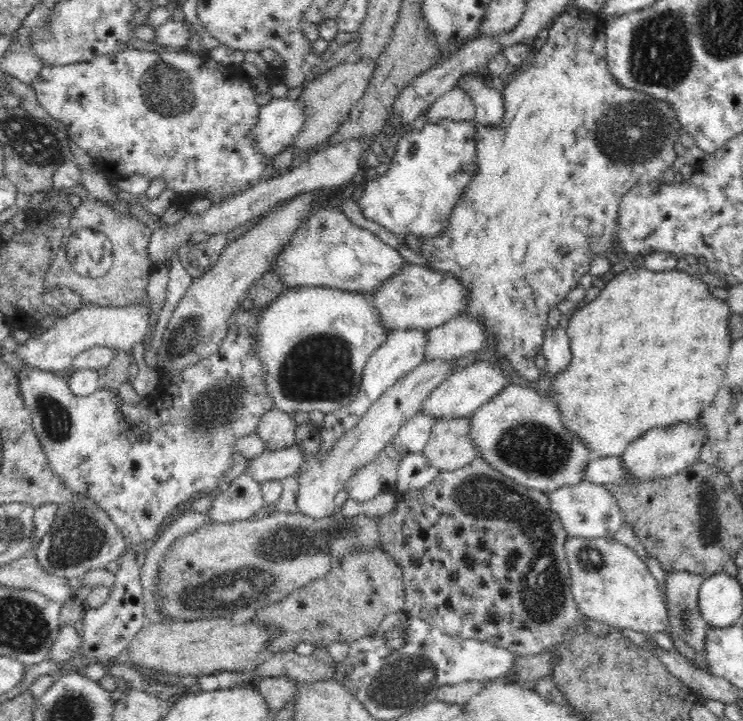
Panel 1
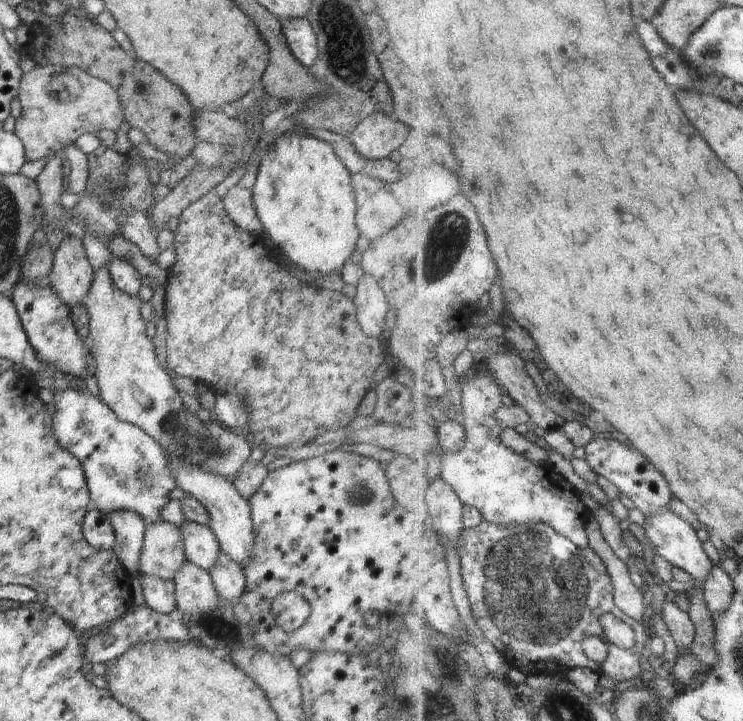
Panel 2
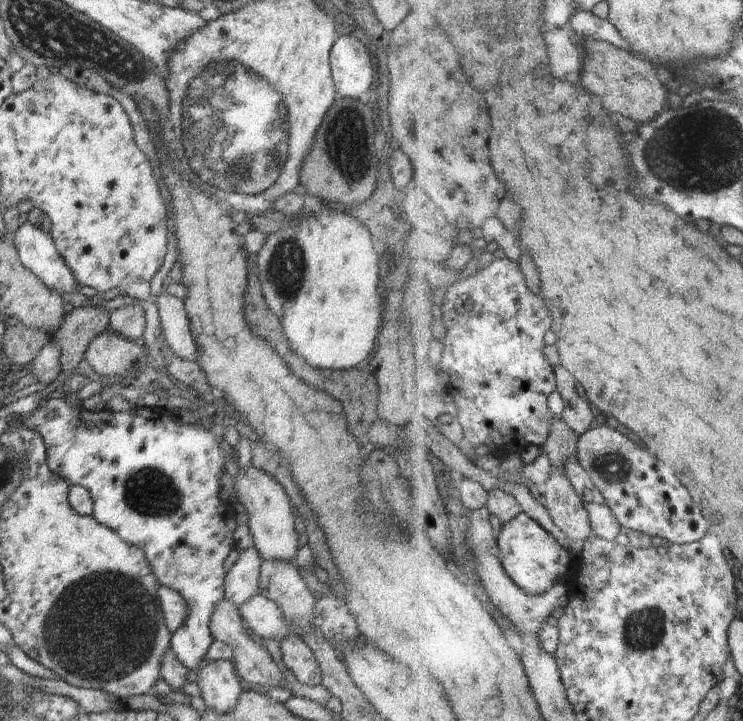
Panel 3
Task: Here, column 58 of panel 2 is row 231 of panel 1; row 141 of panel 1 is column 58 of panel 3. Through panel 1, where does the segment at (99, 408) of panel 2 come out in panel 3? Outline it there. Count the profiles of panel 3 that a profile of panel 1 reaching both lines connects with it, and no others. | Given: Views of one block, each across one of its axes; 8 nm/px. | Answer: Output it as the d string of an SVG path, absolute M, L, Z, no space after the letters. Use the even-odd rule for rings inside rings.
M46 397L35 411L26 414L21 420L26 429L36 432L36 434L44 440L48 468L51 469L51 472L61 476L64 480L67 480L73 485L80 485L88 490L93 502L93 513L91 517L95 518L98 524L110 527L113 531L116 531L116 534L126 542L126 544L137 546L140 550L143 550L148 564L152 567L152 572L154 572L154 576L156 576L156 580L158 580L159 584L172 587L172 590L178 592L186 601L186 608L188 608L189 613L185 616L182 626L171 633L169 646L172 648L174 656L176 656L176 659L180 663L184 664L189 670L196 671L200 660L204 659L214 639L209 629L209 620L210 616L212 616L212 612L214 612L215 603L225 598L224 581L226 573L224 572L223 564L228 554L230 554L234 548L232 535L237 526L234 516L224 512L224 502L220 500L219 478L220 476L224 476L224 462L227 455L227 449L221 439L211 431L207 423L198 422L195 424L187 424L179 419L177 412L169 411L161 407L152 409L150 407L134 406L124 411L114 411L105 408L97 412L87 410L80 404L74 404L74 406L70 407L66 402L66 398L50 399Z

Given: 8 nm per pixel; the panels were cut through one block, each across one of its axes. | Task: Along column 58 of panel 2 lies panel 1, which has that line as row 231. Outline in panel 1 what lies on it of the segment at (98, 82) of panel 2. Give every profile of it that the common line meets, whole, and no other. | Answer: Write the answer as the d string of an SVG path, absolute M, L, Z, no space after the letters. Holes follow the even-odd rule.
M81 184L66 190L68 194L77 194L82 204L75 208L72 220L64 238L68 238L76 229L88 227L98 229L104 233L113 246L113 263L110 270L101 277L83 277L68 264L67 256L55 254L56 262L49 265L50 270L46 271L44 277L45 287L49 290L58 286L65 286L76 291L81 298L81 304L92 303L103 307L123 307L126 305L150 304L147 298L148 279L158 268L158 263L151 262L148 256L148 243L153 230L150 230L144 223L138 221L136 216L113 210L106 203L103 204L98 198L92 196Z

